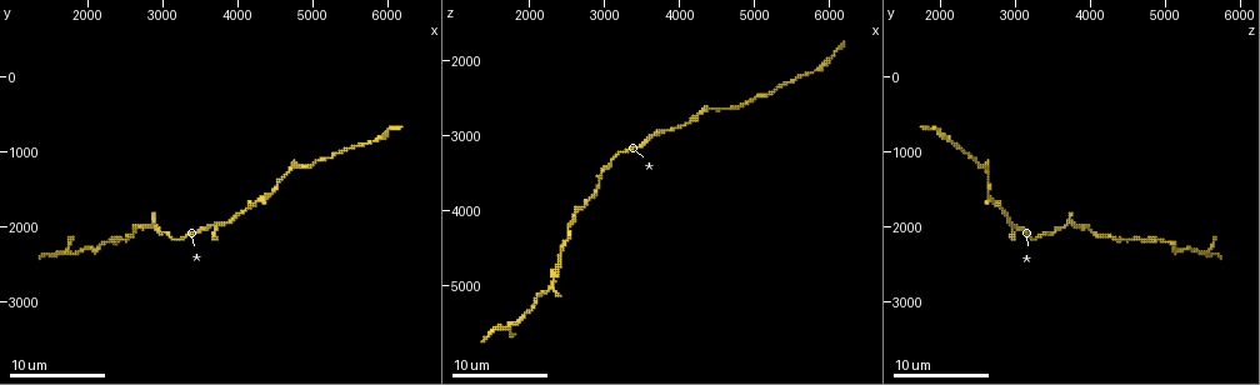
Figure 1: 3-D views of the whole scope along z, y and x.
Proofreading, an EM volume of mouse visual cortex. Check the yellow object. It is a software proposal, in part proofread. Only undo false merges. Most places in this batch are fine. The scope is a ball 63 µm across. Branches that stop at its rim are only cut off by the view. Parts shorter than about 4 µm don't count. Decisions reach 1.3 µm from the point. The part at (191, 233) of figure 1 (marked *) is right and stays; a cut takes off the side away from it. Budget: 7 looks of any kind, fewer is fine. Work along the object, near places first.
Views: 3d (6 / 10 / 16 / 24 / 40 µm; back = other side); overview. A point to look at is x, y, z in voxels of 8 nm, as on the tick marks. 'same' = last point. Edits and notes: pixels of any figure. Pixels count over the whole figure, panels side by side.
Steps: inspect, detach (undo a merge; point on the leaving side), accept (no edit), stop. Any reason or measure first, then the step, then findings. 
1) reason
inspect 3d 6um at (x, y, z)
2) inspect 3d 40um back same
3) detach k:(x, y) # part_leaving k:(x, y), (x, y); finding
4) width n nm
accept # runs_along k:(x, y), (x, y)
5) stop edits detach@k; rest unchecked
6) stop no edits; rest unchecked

side arm on a straight run
inspect 3d 10um at (3750, 1950, 2950)

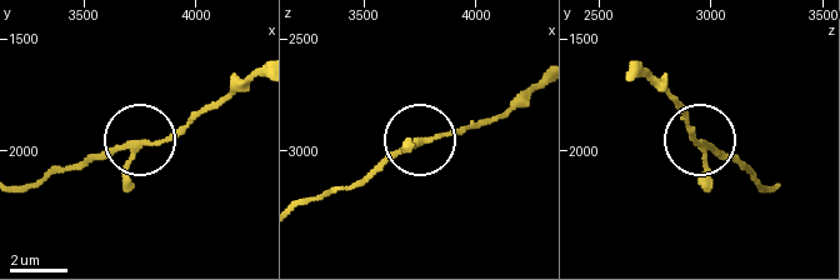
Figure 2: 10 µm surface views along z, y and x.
width 180 nm
accept # runs_along 2:(746, 168), (696, 139), (681, 110); one neuron here

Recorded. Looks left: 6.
side arm on a straight run
inspect 3d 10um at (2950, 2000, 3650)

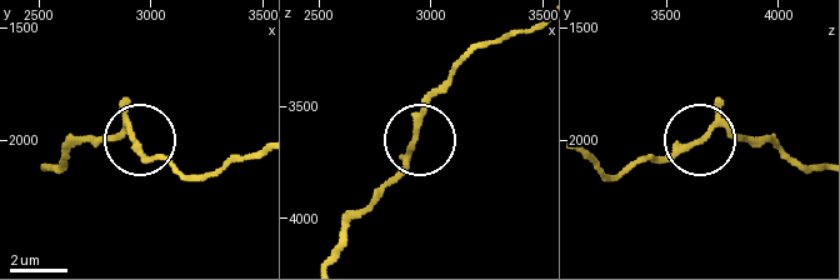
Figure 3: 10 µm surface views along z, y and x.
arms 3
accept # runs_along 3:(514, 29), (459, 65), (420, 115), (399, 173), (368, 206); one neuron here

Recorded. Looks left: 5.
three-way junction
inspect 3d 10um at (2300, 2200, 5000)

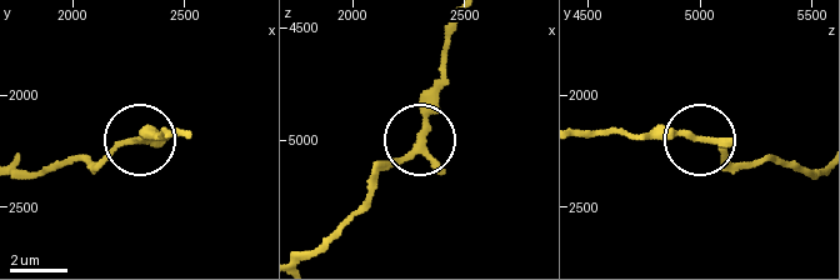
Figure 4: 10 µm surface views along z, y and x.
other side
inspect 3d 10um back at (2310, 2190, 4970)

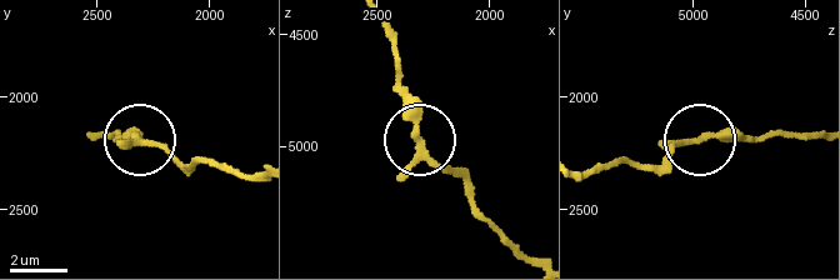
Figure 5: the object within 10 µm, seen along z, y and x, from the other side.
arms 3
accept # continuous, no second neuron

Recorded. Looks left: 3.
stop no edits; rest unchecked

